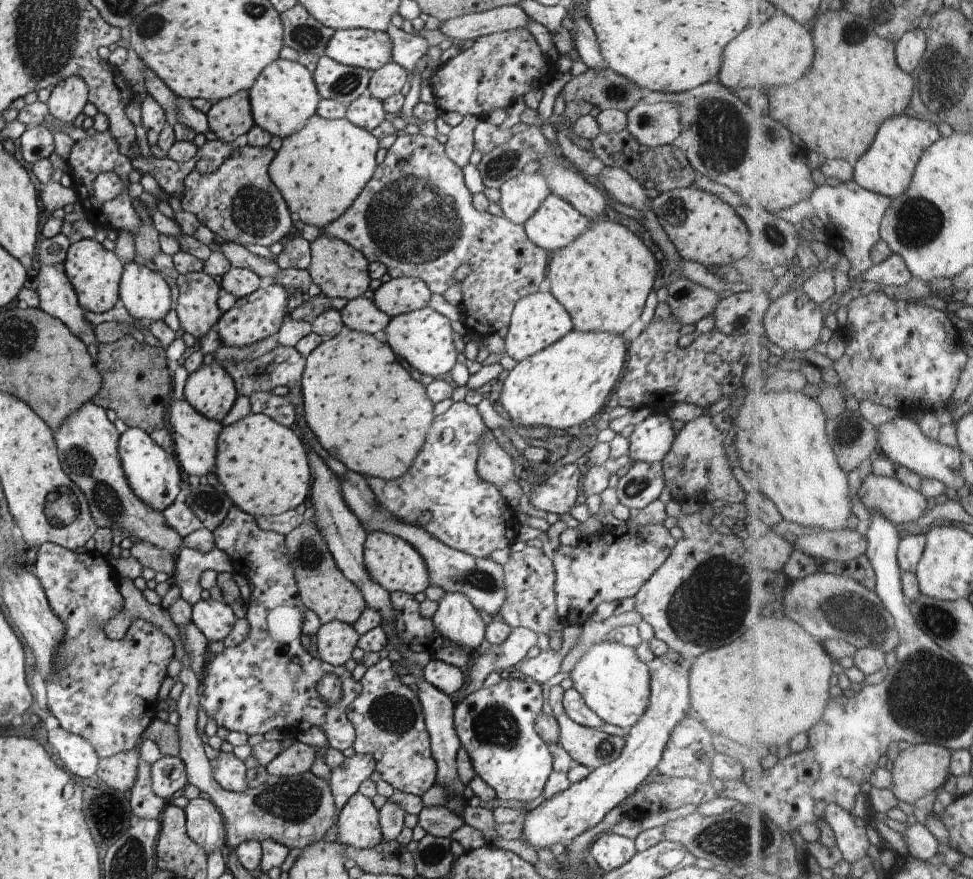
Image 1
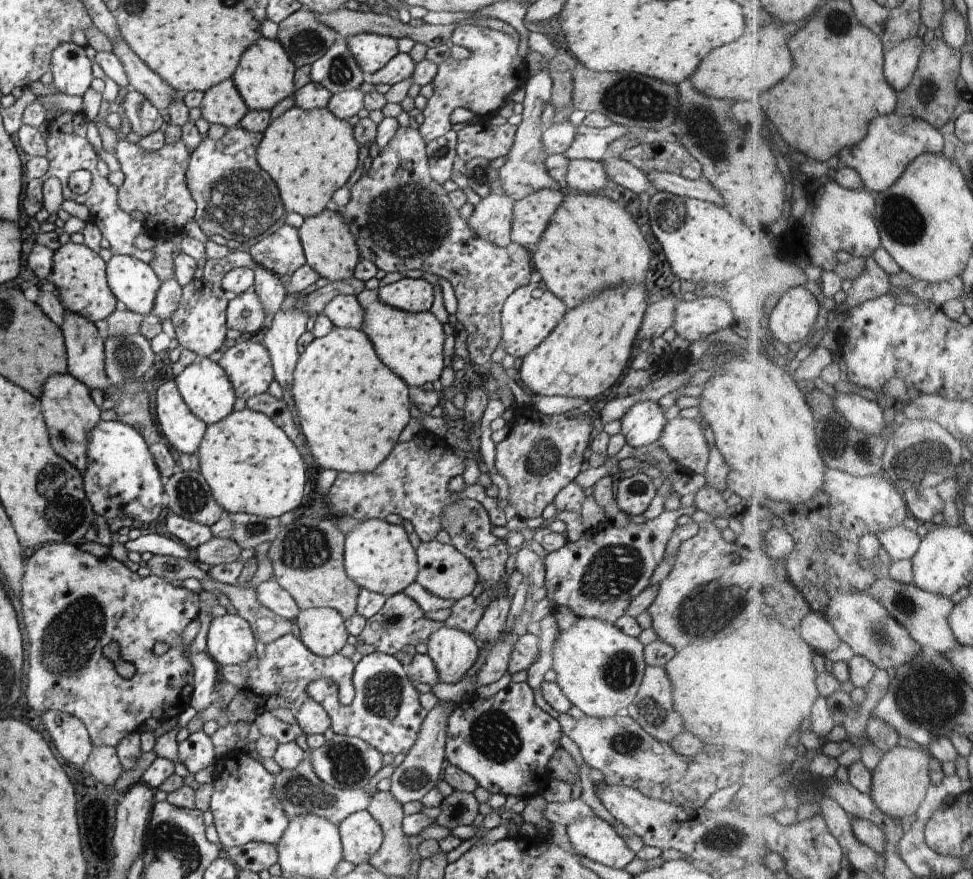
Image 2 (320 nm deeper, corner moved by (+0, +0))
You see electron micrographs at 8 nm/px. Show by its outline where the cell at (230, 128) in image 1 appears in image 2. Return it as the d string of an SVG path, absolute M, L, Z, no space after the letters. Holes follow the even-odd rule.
M231 78L208 89L199 108L201 116L210 124L222 125L226 128L236 126L250 109Z

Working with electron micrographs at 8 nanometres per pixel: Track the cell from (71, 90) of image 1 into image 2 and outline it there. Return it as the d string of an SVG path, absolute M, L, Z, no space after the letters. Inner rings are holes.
M64 41L52 51L52 78L60 92L82 96L90 87L92 62L84 50L73 41Z

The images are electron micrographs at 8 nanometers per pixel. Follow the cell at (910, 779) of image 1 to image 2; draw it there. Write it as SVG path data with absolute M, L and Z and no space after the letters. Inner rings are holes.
M898 745L894 750L886 753L882 764L874 771L875 785L872 789L872 796L880 805L880 808L897 819L905 819L918 814L922 805L926 802L926 796L930 792L932 783L932 753L920 746L918 749Z

